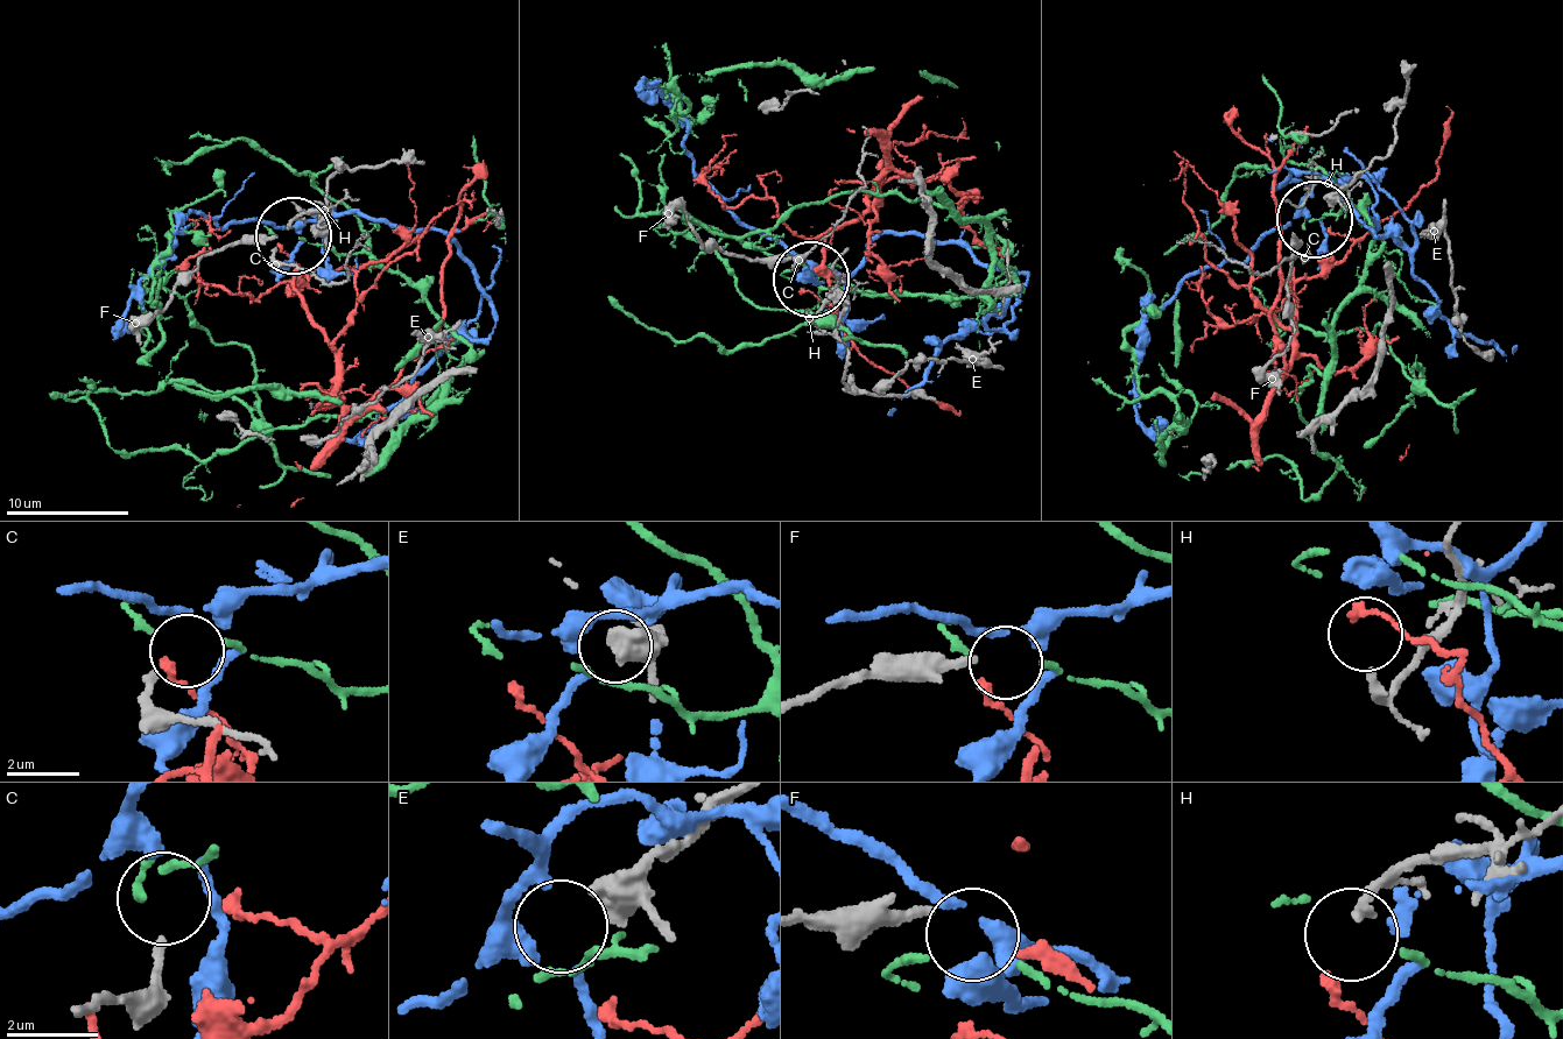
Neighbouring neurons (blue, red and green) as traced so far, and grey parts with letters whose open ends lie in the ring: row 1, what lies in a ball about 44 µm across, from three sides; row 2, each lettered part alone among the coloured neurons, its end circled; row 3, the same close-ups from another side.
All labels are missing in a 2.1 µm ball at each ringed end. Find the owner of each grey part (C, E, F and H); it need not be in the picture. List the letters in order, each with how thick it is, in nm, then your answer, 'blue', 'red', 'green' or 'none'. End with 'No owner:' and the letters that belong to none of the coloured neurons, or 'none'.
C: 200 nm | green
E: 700 nm | none
F: 240 nm | blue
H: 240 nm | red
No owner: E

